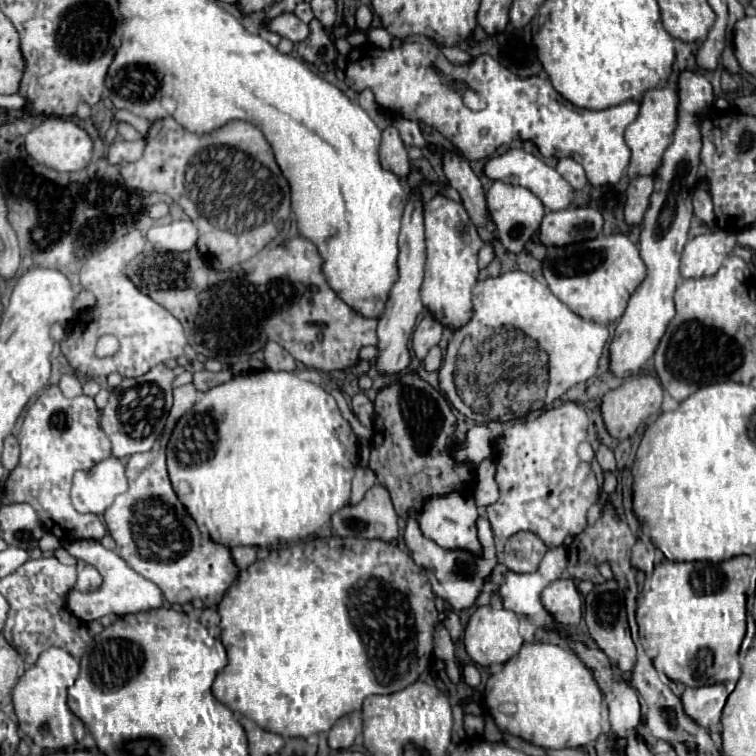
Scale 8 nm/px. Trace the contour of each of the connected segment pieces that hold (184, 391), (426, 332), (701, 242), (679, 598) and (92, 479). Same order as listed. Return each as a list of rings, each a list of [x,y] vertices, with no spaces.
[[[192,383],[176,387],[174,389],[174,405],[170,409],[168,419],[180,419],[188,409],[194,407],[196,399],[198,399],[198,391],[196,391],[196,387]]]
[[[426,315],[426,319],[422,319],[416,329],[414,329],[414,335],[412,335],[412,351],[416,355],[418,361],[422,361],[426,357],[426,353],[438,345],[440,337],[442,337],[442,325],[436,323],[432,319],[432,315]]]
[[[708,231],[694,237],[682,251],[682,277],[700,279],[706,275],[714,275],[736,245],[736,235],[730,231]]]
[[[740,555],[724,563],[662,561],[654,569],[652,577],[644,583],[636,615],[644,615],[638,621],[638,627],[640,635],[648,635],[648,643],[652,643],[653,648],[644,647],[644,651],[658,671],[666,673],[666,677],[672,681],[684,683],[686,687],[714,685],[730,679],[728,669],[730,665],[736,663],[740,643],[746,635],[746,589],[750,573],[752,573],[752,557],[748,555]]]
[[[108,457],[90,471],[76,471],[72,483],[72,505],[80,513],[102,515],[116,495],[128,489],[124,461]]]

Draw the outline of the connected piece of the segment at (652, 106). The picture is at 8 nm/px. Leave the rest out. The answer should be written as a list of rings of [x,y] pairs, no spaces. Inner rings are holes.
[[[664,87],[664,89],[650,89],[644,93],[644,99],[640,103],[640,113],[634,119],[634,123],[628,125],[626,129],[626,143],[632,149],[632,161],[628,167],[630,179],[642,177],[642,175],[652,175],[660,163],[666,147],[672,143],[674,129],[678,127],[678,93],[676,89]],[[650,167],[650,169],[648,169]]]

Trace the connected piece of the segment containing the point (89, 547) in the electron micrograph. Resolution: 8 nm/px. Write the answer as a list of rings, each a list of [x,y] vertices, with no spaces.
[[[68,541],[64,545],[64,549],[76,557],[76,559],[82,559],[84,563],[90,563],[94,567],[98,567],[100,575],[103,577],[103,583],[100,585],[100,589],[92,591],[92,593],[82,593],[82,591],[76,591],[72,589],[68,593],[68,609],[82,621],[94,621],[108,615],[108,613],[114,613],[119,617],[128,615],[128,613],[138,613],[138,611],[148,611],[148,609],[158,609],[162,607],[166,597],[162,595],[160,587],[154,585],[150,579],[142,577],[140,573],[136,573],[134,569],[128,567],[128,563],[116,555],[114,551],[108,551],[100,545],[100,541]]]

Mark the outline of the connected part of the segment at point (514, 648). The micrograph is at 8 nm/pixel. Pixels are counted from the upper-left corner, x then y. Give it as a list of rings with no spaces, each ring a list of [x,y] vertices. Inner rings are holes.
[[[492,605],[478,607],[472,613],[472,617],[464,629],[464,646],[471,661],[482,667],[504,664],[508,659],[516,657],[522,647],[522,637],[518,633],[516,613],[508,611],[508,609],[496,609]]]

